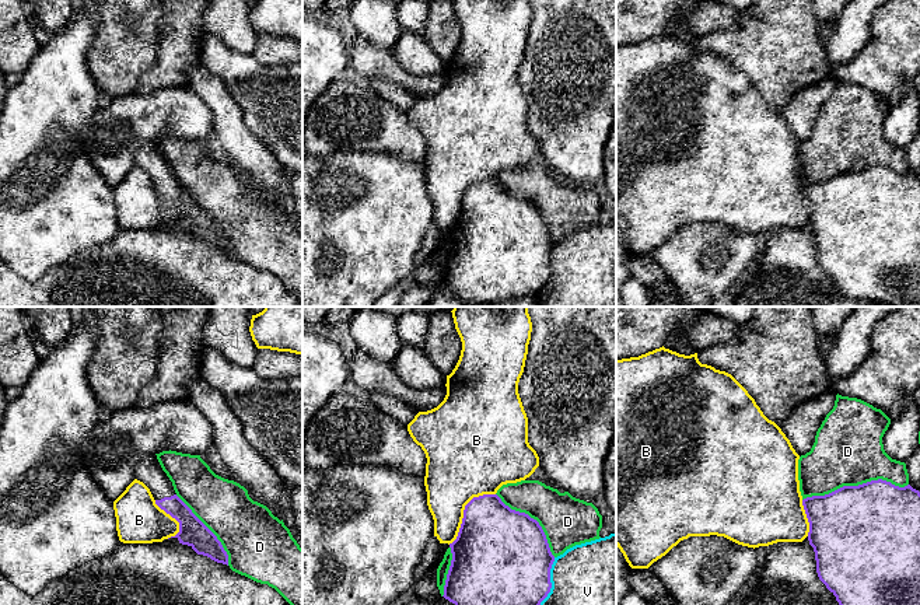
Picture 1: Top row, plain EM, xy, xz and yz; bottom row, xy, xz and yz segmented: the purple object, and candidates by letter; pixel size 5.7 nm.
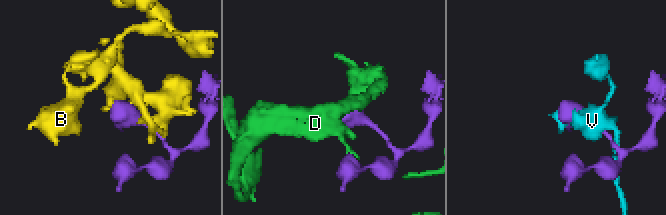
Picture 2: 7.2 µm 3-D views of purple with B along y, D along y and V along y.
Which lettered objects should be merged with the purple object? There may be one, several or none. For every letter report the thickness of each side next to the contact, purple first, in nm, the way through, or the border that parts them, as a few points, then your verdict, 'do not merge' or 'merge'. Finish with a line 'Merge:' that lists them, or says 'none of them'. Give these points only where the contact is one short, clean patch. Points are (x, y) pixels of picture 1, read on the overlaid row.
B: calibres 420 and 380 nm; do not merge
D: calibres 500 and 400 nm; do not merge
V: calibres 460 and 360 nm; do not merge
Merge: none of them

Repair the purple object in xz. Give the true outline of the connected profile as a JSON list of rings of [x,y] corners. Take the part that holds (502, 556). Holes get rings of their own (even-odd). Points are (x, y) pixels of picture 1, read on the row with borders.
[[[497,494],[473,497],[464,510],[456,539],[449,543],[452,560],[444,585],[444,598],[455,605],[541,605],[552,588],[555,556],[539,522],[511,510]]]

